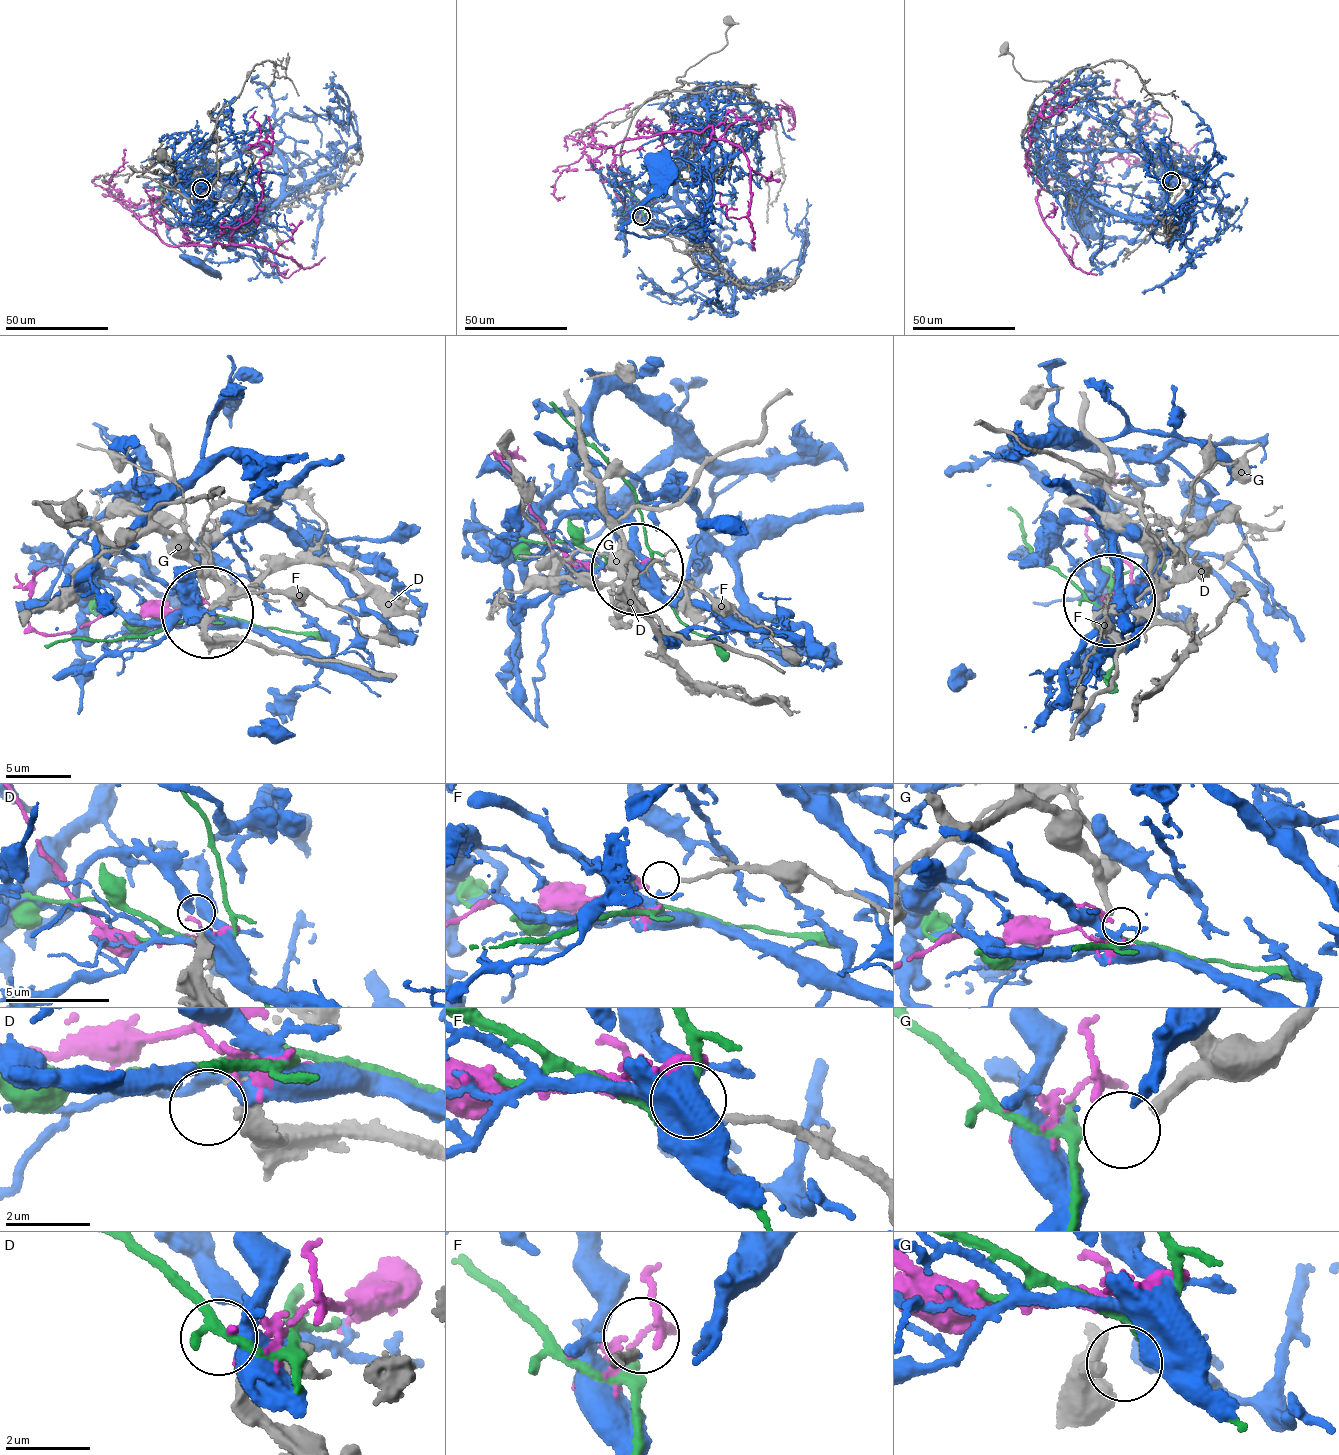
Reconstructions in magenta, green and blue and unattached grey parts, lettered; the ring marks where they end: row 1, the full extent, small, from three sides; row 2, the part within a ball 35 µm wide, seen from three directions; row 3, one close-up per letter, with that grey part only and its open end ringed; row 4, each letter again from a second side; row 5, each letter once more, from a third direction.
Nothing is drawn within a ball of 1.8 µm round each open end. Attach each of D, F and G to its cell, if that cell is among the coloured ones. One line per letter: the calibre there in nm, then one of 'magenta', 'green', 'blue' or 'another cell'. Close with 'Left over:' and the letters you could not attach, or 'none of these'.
D: 240 nm | another cell
F: 180 nm | magenta
G: 300 nm | green
Left over: D

